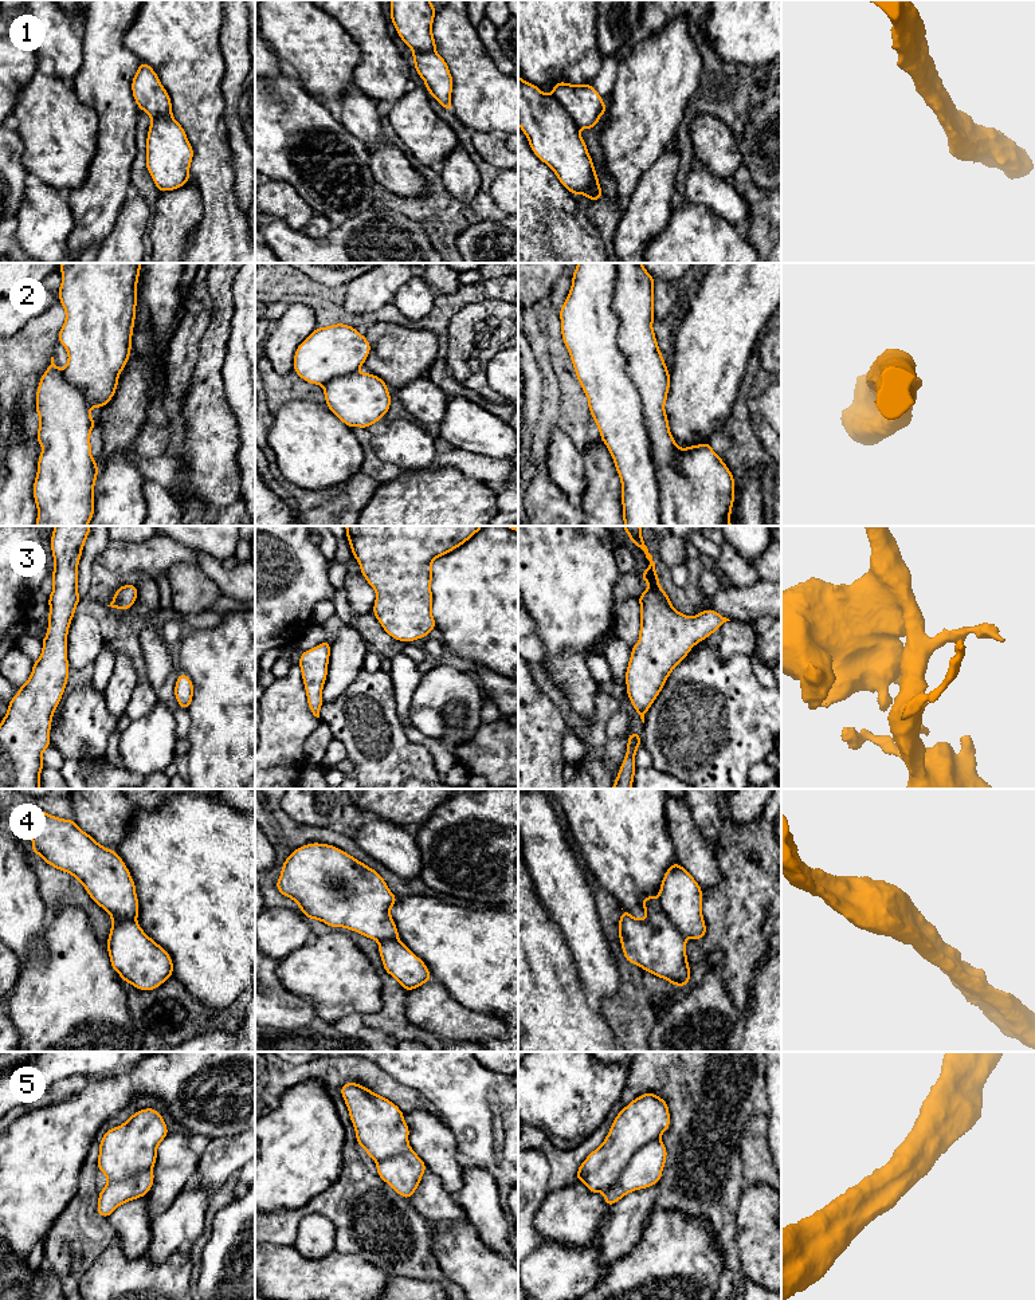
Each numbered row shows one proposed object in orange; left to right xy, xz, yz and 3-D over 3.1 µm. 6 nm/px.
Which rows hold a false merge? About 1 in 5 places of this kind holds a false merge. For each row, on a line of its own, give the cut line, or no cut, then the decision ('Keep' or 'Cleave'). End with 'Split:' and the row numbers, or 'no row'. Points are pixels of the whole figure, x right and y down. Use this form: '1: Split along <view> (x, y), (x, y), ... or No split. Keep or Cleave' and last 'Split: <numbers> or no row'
1: No split. Keep
2: No split. Keep
3: No split. Keep
4: No split. Keep
5: No split. Keep
Split: no row

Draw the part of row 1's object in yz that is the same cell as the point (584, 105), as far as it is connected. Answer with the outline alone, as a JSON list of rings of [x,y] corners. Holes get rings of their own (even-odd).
[[[518,76],[518,126],[526,136],[532,150],[556,173],[571,193],[584,195],[593,203],[603,196],[603,189],[580,130],[595,127],[605,111],[605,103],[592,85],[558,82],[548,95]]]

